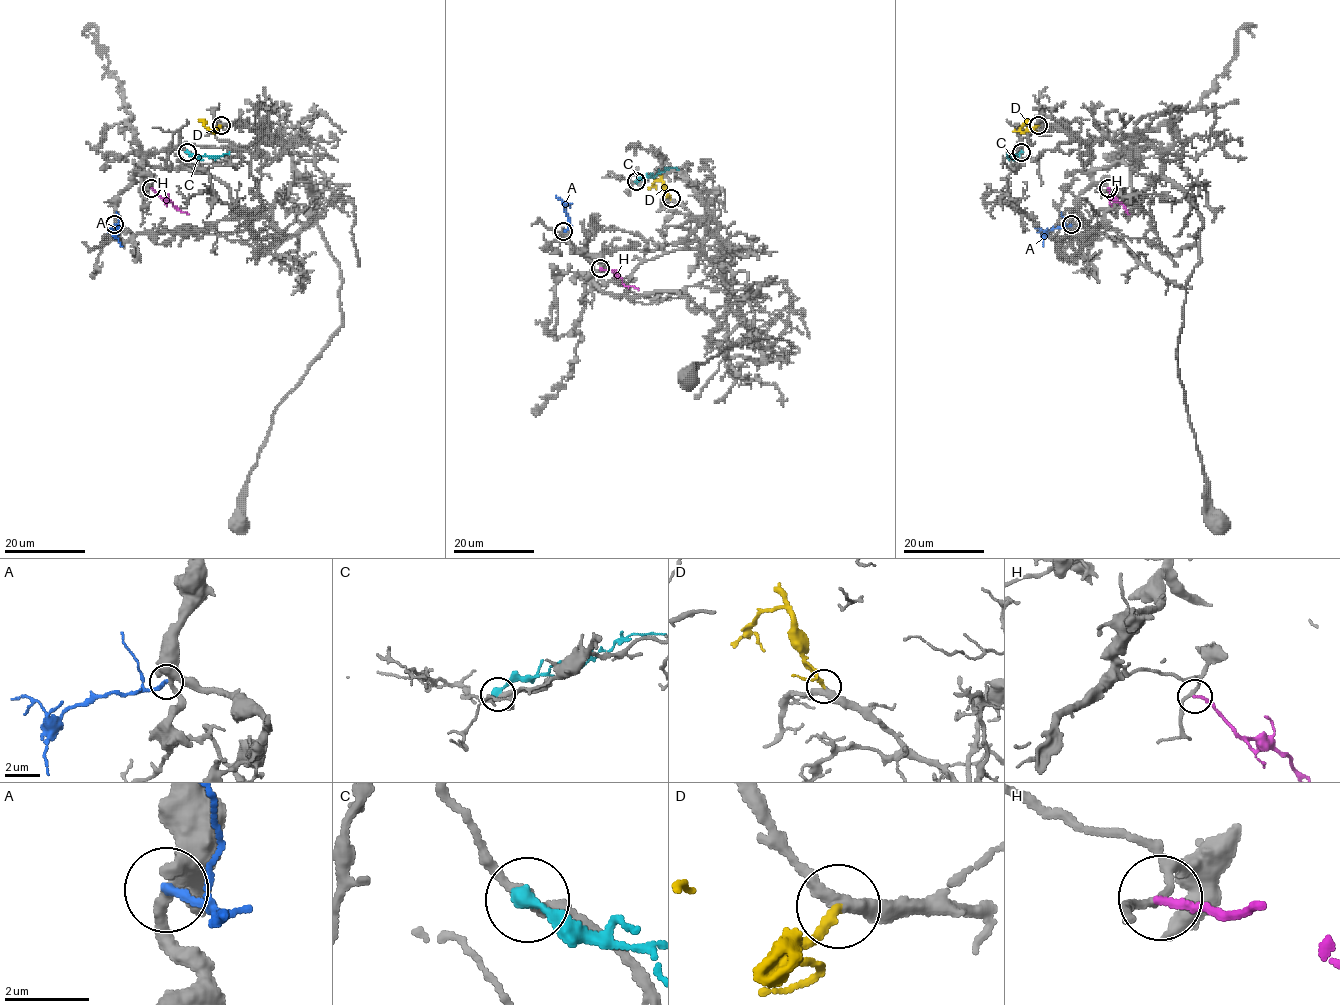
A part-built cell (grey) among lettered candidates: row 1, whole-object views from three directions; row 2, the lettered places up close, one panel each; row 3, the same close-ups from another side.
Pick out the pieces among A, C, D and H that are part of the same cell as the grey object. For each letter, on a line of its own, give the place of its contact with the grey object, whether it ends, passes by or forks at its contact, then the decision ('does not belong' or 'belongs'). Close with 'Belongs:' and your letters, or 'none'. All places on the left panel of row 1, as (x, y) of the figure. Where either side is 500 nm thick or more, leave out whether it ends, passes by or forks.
A: meets grey at (114, 224); it ends there; does not belong
C: meets grey at (187, 152); it ends there; does not belong
D: meets grey at (221, 125); it ends there; belongs
H: meets grey at (151, 188); it ends there; does not belong
Belongs: D

